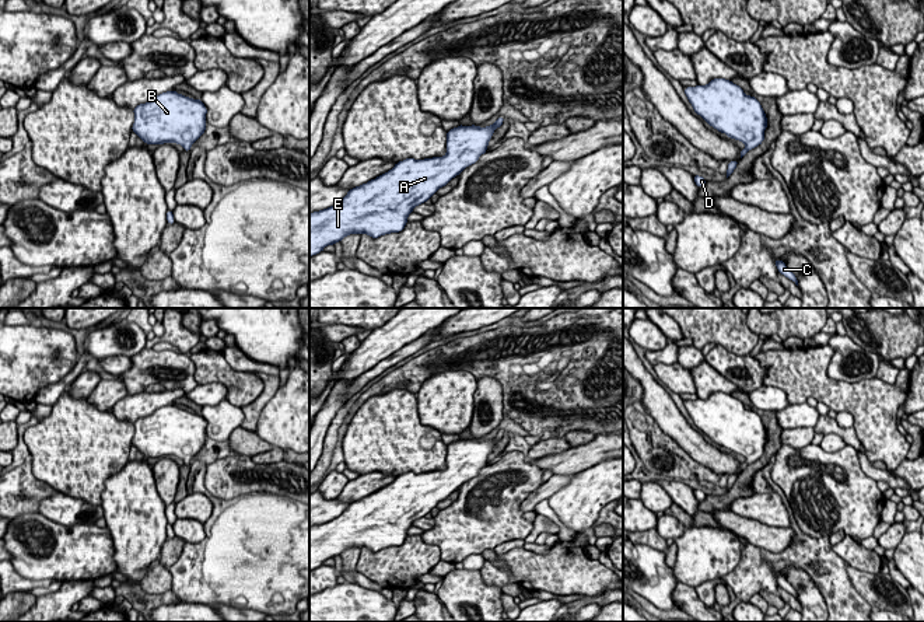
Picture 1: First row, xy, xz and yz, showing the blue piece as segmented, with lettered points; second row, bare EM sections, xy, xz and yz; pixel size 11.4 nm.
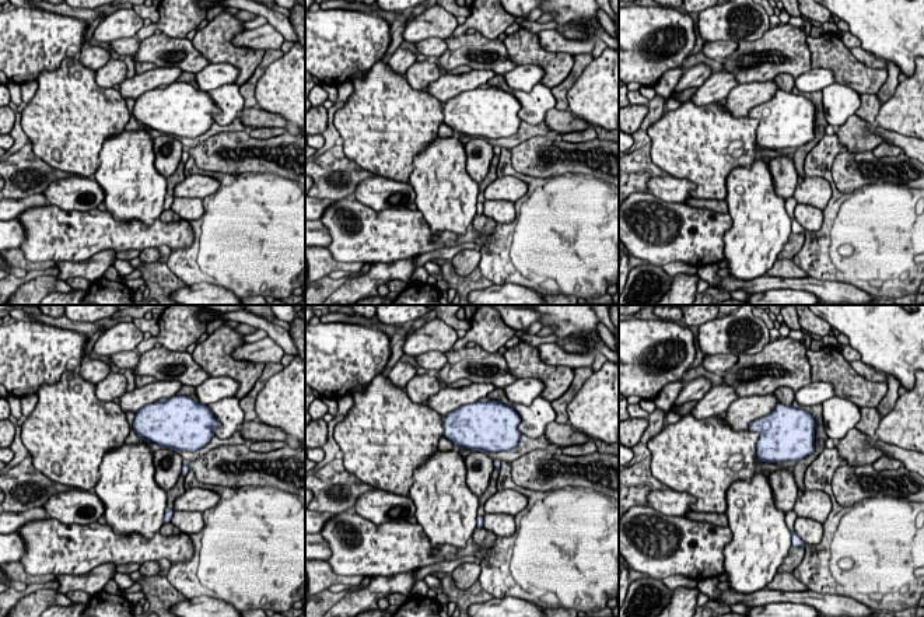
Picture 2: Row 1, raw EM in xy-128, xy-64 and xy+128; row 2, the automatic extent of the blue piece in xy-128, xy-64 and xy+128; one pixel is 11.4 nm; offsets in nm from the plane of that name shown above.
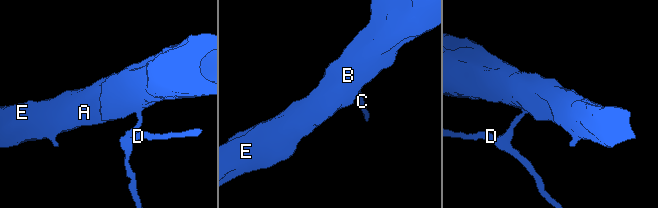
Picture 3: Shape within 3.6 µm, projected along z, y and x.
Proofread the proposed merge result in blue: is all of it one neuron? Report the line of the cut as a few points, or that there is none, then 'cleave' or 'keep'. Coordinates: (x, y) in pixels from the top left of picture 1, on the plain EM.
cut none; keep

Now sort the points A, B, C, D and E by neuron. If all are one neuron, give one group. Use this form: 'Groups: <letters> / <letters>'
Groups: A B C D E

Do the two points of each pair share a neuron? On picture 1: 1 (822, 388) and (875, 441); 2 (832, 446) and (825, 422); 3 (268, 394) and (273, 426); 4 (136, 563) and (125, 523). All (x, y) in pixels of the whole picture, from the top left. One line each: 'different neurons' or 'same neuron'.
1: same neuron
2: different neurons
3: different neurons
4: same neuron

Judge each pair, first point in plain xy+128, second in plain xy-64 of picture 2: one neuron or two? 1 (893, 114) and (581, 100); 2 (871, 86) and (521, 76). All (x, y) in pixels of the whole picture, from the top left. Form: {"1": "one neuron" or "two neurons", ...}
{"1": "one neuron", "2": "two neurons"}

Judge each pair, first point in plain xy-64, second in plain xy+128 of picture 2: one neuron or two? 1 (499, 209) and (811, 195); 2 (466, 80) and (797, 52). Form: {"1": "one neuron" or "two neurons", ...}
{"1": "two neurons", "2": "two neurons"}

